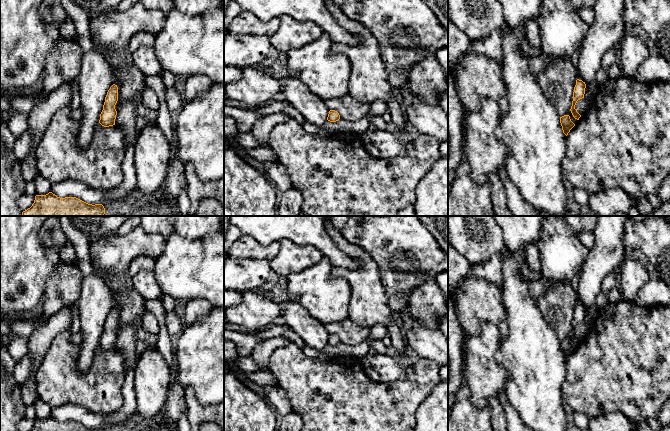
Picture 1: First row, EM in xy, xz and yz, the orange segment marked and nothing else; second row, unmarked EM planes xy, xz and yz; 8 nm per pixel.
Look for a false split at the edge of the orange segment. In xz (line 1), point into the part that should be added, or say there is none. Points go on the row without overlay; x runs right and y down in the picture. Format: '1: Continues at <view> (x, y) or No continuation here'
1: No continuation here

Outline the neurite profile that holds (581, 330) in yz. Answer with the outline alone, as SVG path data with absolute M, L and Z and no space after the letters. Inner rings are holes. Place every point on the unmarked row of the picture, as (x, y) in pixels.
M582 322L578 324L575 329L575 333L581 340L584 339L589 333L588 326L586 325L586 323Z

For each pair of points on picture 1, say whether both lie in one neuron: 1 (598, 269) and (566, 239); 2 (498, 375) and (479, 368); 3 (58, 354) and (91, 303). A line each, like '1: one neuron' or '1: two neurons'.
1: two neurons
2: one neuron
3: two neurons

